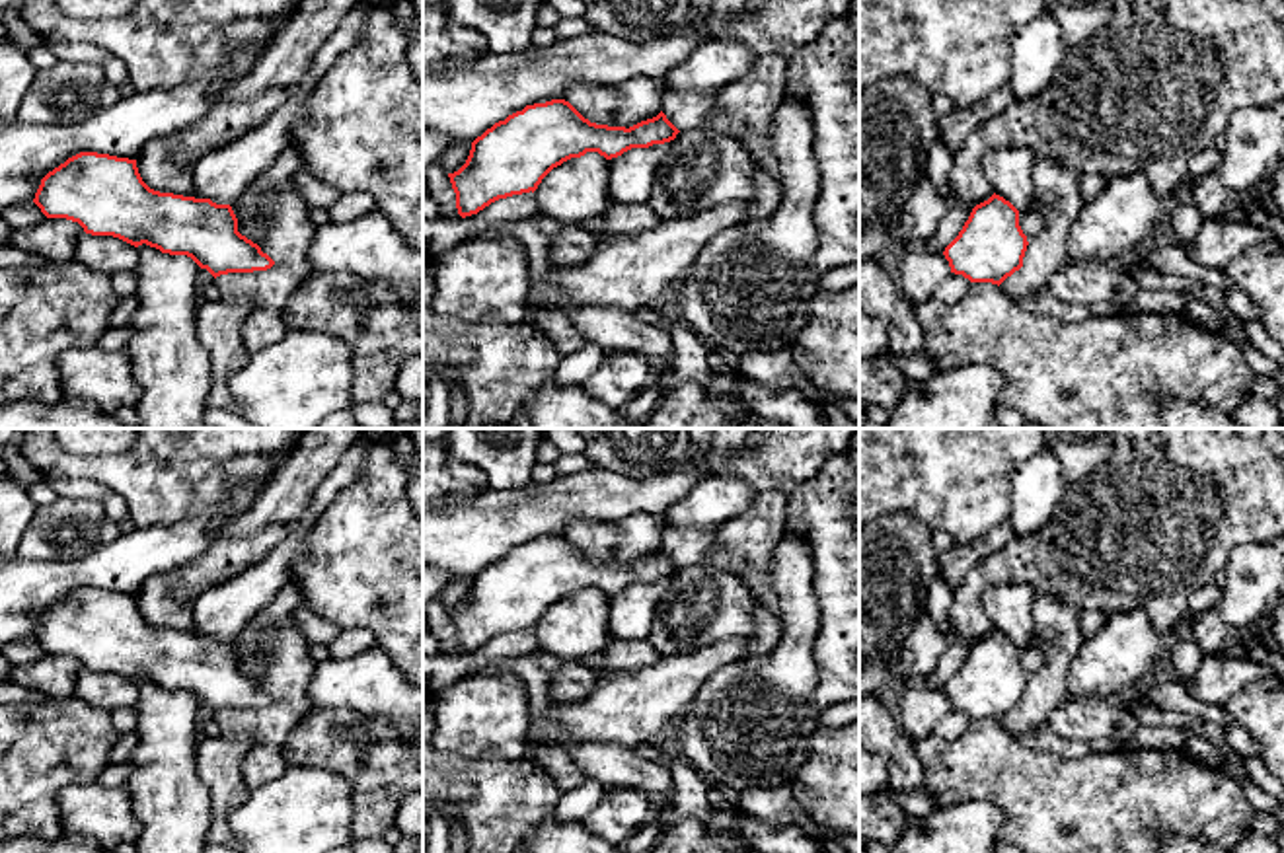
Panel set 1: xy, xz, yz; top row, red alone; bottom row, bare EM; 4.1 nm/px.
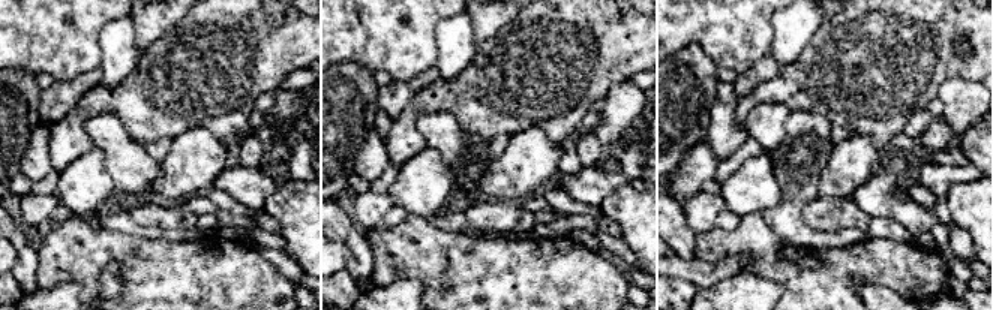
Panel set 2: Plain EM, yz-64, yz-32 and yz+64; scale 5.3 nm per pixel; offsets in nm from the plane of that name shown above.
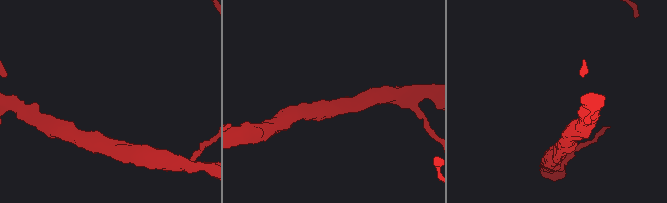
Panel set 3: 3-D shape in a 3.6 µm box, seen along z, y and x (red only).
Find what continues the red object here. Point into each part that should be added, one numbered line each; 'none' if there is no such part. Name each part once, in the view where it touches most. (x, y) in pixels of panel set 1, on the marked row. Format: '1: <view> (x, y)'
none

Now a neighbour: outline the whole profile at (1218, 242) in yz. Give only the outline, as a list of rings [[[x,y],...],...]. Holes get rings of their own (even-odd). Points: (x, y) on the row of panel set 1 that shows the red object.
[[[1222,216],[1202,220],[1192,243],[1185,247],[1189,257],[1208,269],[1226,269],[1243,249],[1266,240],[1270,230],[1247,222],[1231,222]]]

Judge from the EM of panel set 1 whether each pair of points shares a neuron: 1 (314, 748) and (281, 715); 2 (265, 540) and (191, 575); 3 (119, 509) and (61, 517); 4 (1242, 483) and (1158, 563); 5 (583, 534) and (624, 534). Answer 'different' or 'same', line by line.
1: different
2: same
3: different
4: same
5: same

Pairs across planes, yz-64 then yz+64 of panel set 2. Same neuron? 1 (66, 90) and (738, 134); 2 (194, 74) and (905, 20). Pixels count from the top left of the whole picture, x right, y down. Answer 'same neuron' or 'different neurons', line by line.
1: different neurons
2: same neuron

